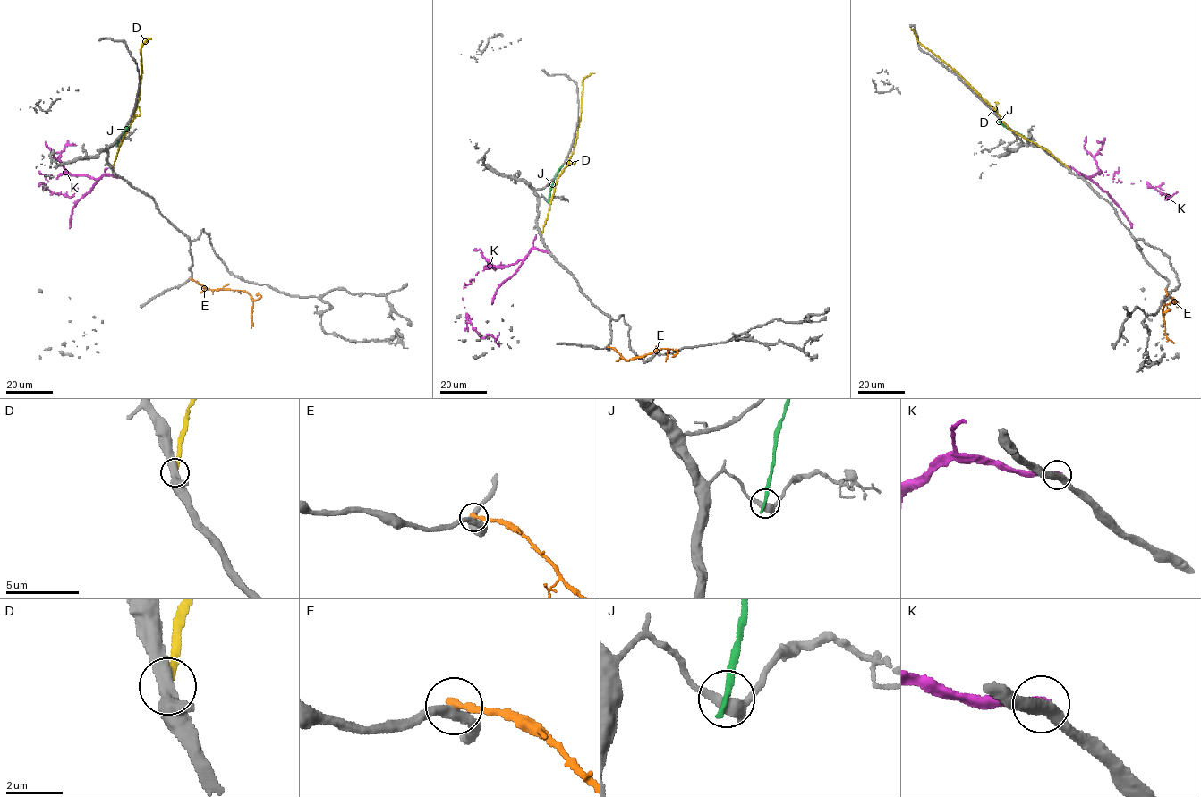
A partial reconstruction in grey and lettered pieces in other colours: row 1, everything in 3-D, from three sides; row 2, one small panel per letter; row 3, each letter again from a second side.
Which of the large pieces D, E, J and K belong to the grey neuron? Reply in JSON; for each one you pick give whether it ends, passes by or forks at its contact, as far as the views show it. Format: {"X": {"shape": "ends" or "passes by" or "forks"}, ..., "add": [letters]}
{"add": []}

